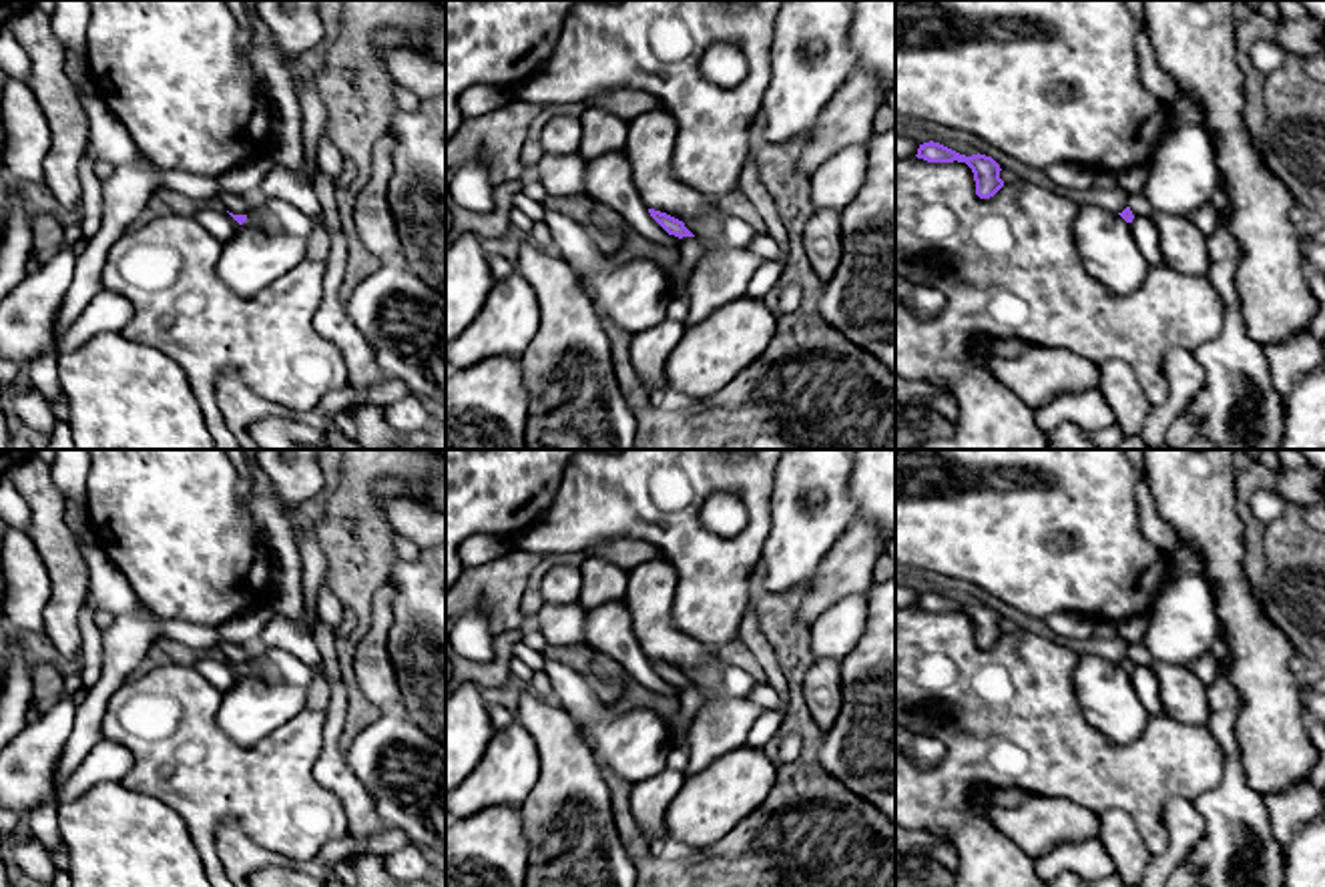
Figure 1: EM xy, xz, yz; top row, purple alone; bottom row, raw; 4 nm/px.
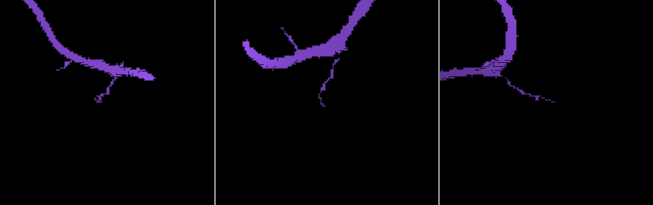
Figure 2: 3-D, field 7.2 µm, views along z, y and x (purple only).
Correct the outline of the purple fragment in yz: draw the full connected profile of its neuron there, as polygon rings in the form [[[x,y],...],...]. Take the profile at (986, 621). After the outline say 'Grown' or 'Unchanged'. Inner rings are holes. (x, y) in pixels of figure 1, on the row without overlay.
[[[934,590],[919,594],[915,606],[928,612],[966,612],[974,622],[976,644],[980,648],[990,648],[1004,636],[1000,628],[1002,618],[992,606],[980,602],[966,606]]]. Unchanged

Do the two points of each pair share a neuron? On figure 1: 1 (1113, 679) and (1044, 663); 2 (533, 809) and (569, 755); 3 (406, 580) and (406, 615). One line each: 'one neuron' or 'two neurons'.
1: two neurons
2: one neuron
3: one neuron

